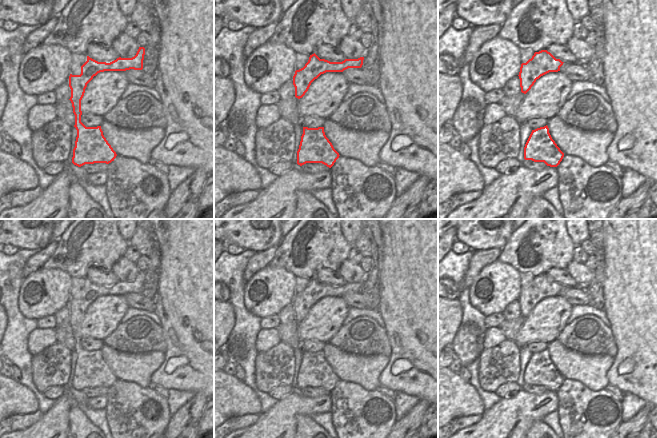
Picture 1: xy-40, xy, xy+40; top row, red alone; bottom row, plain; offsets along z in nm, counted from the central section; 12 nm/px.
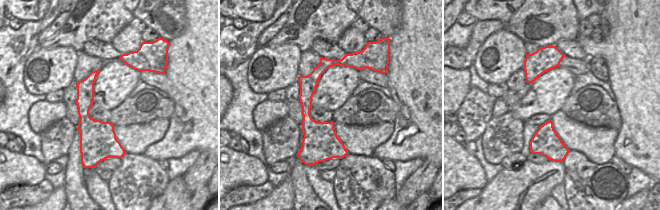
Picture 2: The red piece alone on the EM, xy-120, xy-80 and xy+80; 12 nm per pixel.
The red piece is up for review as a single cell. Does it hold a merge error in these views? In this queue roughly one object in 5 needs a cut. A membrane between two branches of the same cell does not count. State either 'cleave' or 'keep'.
keep

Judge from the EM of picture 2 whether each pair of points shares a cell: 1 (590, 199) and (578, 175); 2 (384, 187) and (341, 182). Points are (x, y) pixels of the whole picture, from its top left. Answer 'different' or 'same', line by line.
1: same
2: same

